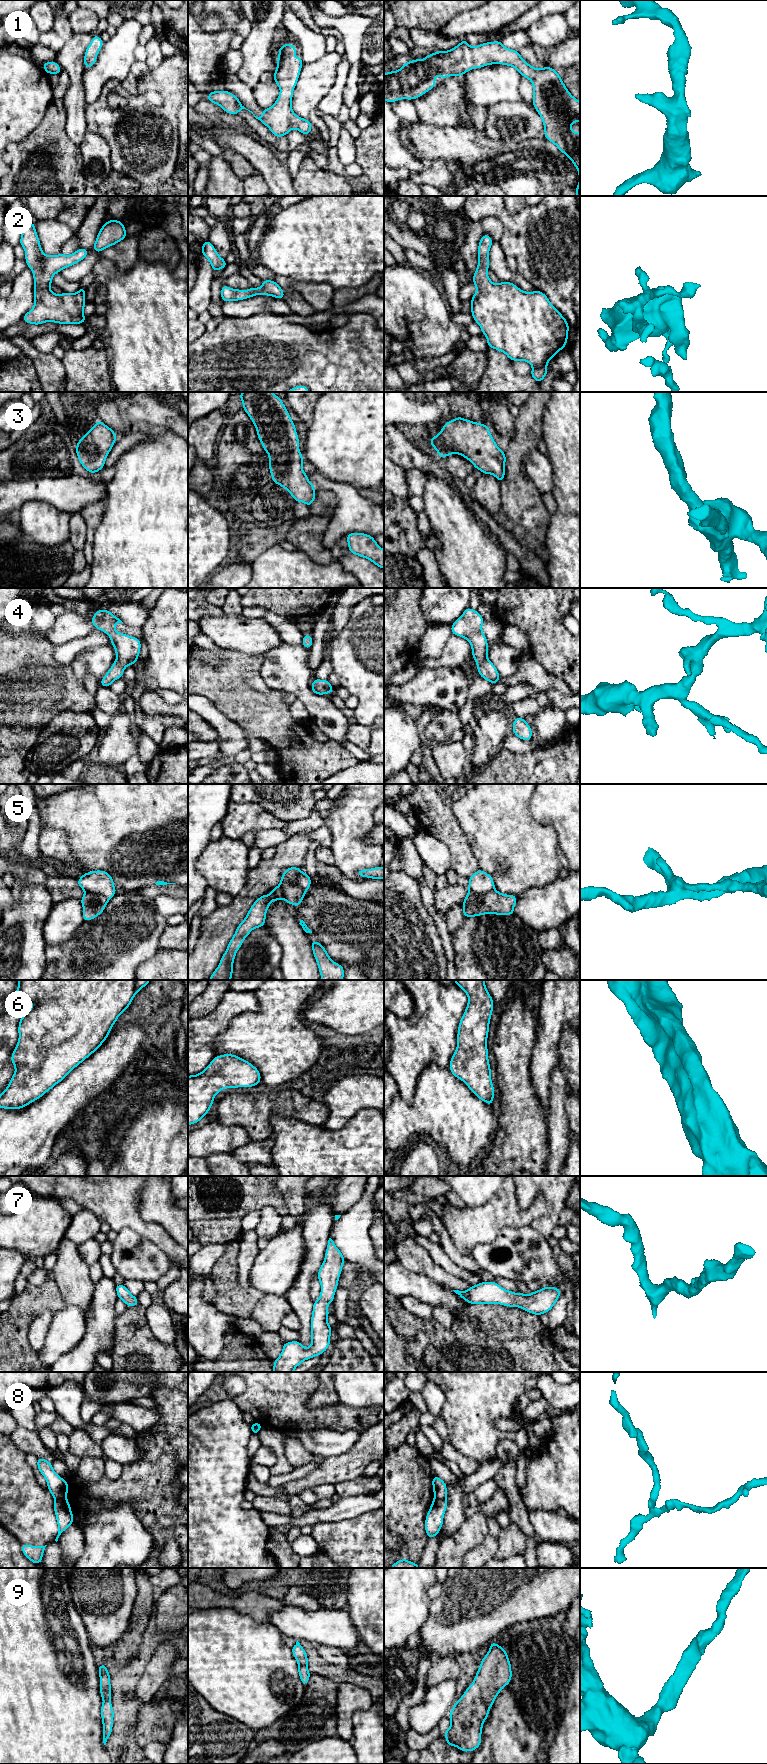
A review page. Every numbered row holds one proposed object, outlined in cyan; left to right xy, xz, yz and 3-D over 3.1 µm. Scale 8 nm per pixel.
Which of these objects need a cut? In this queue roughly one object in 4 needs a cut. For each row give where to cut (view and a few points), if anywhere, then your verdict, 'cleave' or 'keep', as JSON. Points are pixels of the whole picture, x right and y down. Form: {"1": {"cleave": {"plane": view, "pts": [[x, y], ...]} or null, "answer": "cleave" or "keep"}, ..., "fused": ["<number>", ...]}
{"1": {"cleave": null, "answer": "keep"}, "2": {"cleave": null, "answer": "keep"}, "3": {"cleave": null, "answer": "keep"}, "4": {"cleave": null, "answer": "keep"}, "5": {"cleave": {"plane": "yz", "pts": [[494, 888], [485, 893], [469, 891]]}, "answer": "cleave"}, "6": {"cleave": null, "answer": "keep"}, "7": {"cleave": null, "answer": "keep"}, "8": {"cleave": {"plane": "yz", "pts": [[434, 1497], [445, 1500]]}, "answer": "cleave"}, "9": {"cleave": null, "answer": "keep"}, "fused": ["5", "8"]}

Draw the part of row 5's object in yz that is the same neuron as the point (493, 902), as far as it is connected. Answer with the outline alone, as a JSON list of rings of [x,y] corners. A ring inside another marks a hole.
[[[492,890],[486,894],[469,891],[463,900],[463,916],[476,917],[485,914],[514,915],[516,895],[507,895]]]

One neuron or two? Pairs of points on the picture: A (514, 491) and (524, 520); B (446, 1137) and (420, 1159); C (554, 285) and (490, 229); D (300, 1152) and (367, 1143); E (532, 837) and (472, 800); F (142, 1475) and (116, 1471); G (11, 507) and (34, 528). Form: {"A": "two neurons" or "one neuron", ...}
{"A": "one neuron", "B": "two neurons", "C": "two neurons", "D": "one neuron", "E": "one neuron", "F": "two neurons", "G": "two neurons"}

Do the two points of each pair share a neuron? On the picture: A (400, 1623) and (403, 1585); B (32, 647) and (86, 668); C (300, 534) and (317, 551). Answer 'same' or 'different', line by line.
A: same
B: different
C: same

